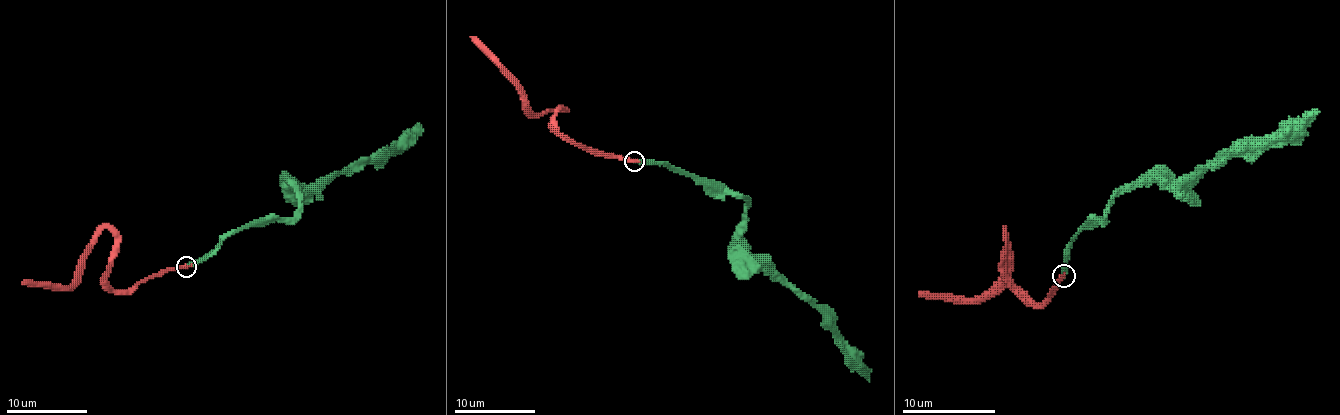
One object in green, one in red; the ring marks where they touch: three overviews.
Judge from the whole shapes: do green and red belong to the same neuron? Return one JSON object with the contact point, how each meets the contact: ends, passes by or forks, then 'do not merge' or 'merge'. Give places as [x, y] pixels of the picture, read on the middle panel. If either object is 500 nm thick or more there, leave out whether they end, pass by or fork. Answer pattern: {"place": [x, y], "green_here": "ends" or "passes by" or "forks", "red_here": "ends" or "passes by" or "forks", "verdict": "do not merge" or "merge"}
{"place": [634, 161], "green_here": "ends", "red_here": "ends", "verdict": "merge"}

